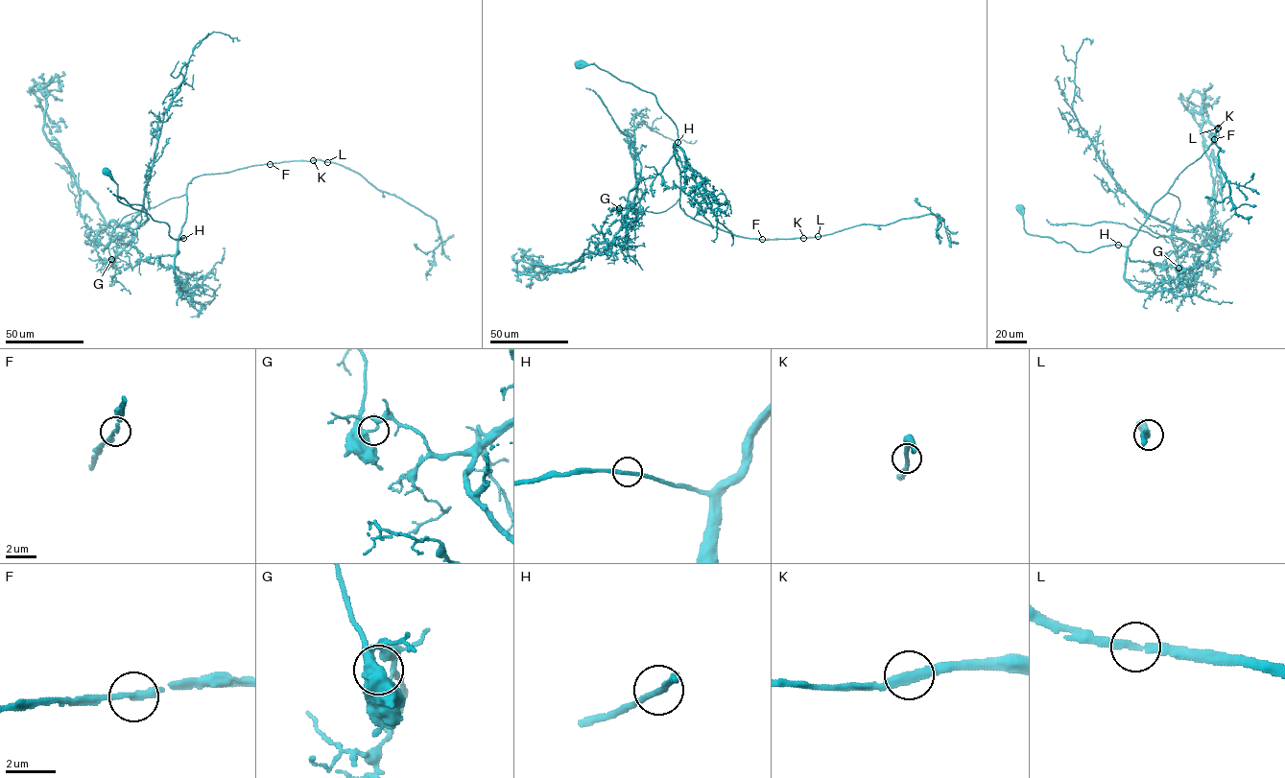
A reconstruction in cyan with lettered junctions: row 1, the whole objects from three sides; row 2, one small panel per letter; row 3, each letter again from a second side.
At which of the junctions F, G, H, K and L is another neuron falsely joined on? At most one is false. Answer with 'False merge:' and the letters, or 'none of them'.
False merge: G

